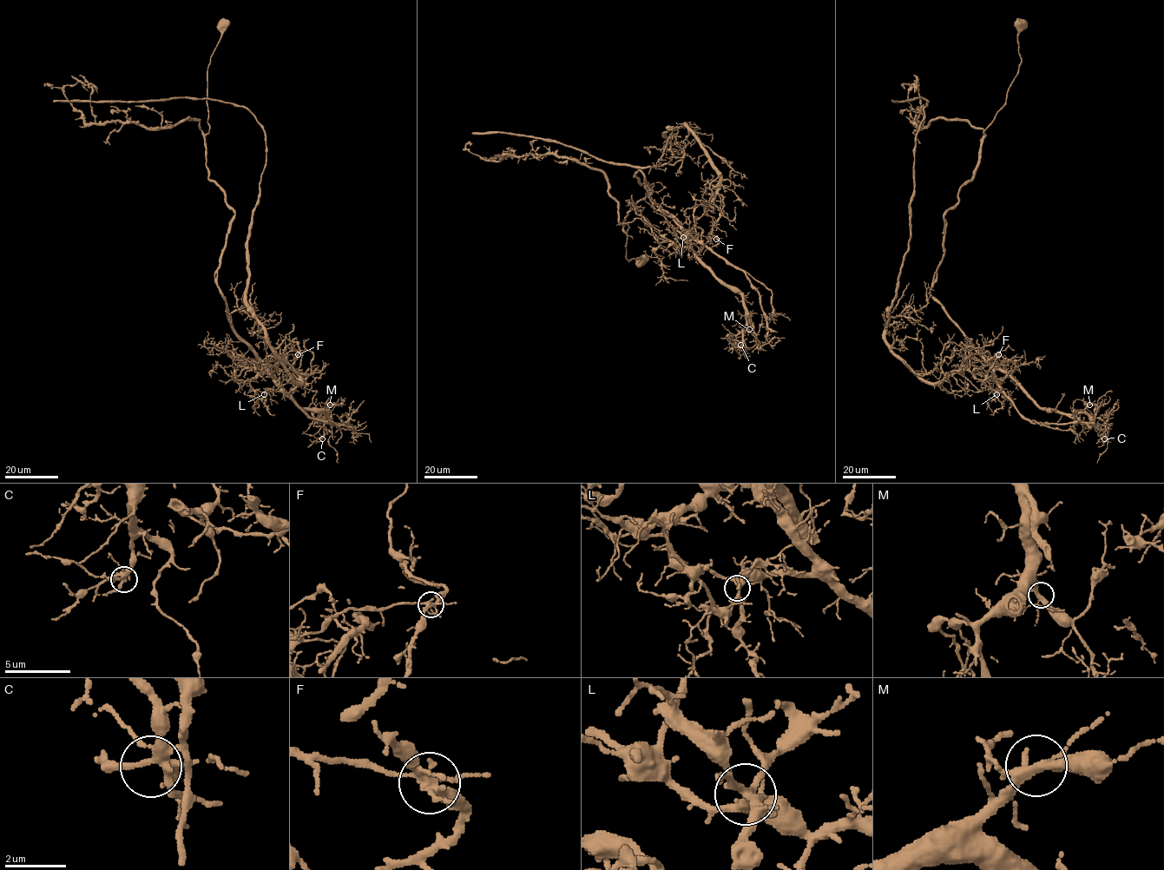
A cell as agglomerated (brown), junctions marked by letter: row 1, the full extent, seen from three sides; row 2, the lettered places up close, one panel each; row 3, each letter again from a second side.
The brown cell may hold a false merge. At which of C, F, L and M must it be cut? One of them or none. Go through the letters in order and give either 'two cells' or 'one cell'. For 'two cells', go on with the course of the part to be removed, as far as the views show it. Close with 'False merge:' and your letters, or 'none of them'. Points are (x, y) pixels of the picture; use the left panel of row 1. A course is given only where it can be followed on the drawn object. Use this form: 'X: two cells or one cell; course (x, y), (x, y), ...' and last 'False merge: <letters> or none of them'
C: one cell
F: two cells; course (298, 354), (300, 383), (246, 297), (266, 165), (254, 116), (209, 99), (53, 100)
L: one cell
M: one cell
False merge: F

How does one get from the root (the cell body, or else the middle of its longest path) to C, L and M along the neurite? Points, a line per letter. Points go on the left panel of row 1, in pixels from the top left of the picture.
C: (222, 24), (207, 69), (206, 166), (234, 216), (217, 286), (231, 327), (283, 390), (327, 412), (322, 438)
L: (222, 24), (207, 69), (206, 166), (234, 216), (218, 268), (217, 286), (231, 327), (279, 389), (264, 394)
M: (222, 24), (206, 166), (234, 216), (217, 286), (283, 390), (303, 408), (330, 405)

